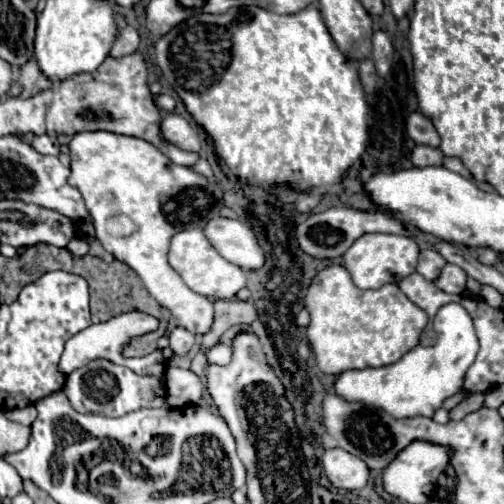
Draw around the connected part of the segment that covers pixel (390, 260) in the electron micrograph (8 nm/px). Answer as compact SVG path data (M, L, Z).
M368 233L356 239L356 243L344 253L342 265L350 271L352 281L360 289L380 289L386 283L398 283L416 269L418 245L412 237L392 233Z

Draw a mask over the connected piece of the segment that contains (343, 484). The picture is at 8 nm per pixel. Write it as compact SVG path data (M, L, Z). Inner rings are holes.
M338 447L324 453L322 467L330 483L338 489L362 489L370 477L370 469L362 459Z

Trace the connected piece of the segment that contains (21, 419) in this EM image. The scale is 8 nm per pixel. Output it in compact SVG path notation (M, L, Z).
M28 405L28 407L24 407L24 409L12 409L12 411L8 411L6 415L8 415L10 421L16 421L16 423L20 423L20 425L30 427L30 425L34 423L34 419L36 419L38 413L36 413L36 407L34 407L34 405Z

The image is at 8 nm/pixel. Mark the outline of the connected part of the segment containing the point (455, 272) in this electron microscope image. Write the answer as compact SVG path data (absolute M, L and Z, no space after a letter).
M448 263L444 265L444 269L440 271L438 279L434 279L436 287L442 289L444 293L456 293L456 295L462 295L466 291L466 273L464 269Z

